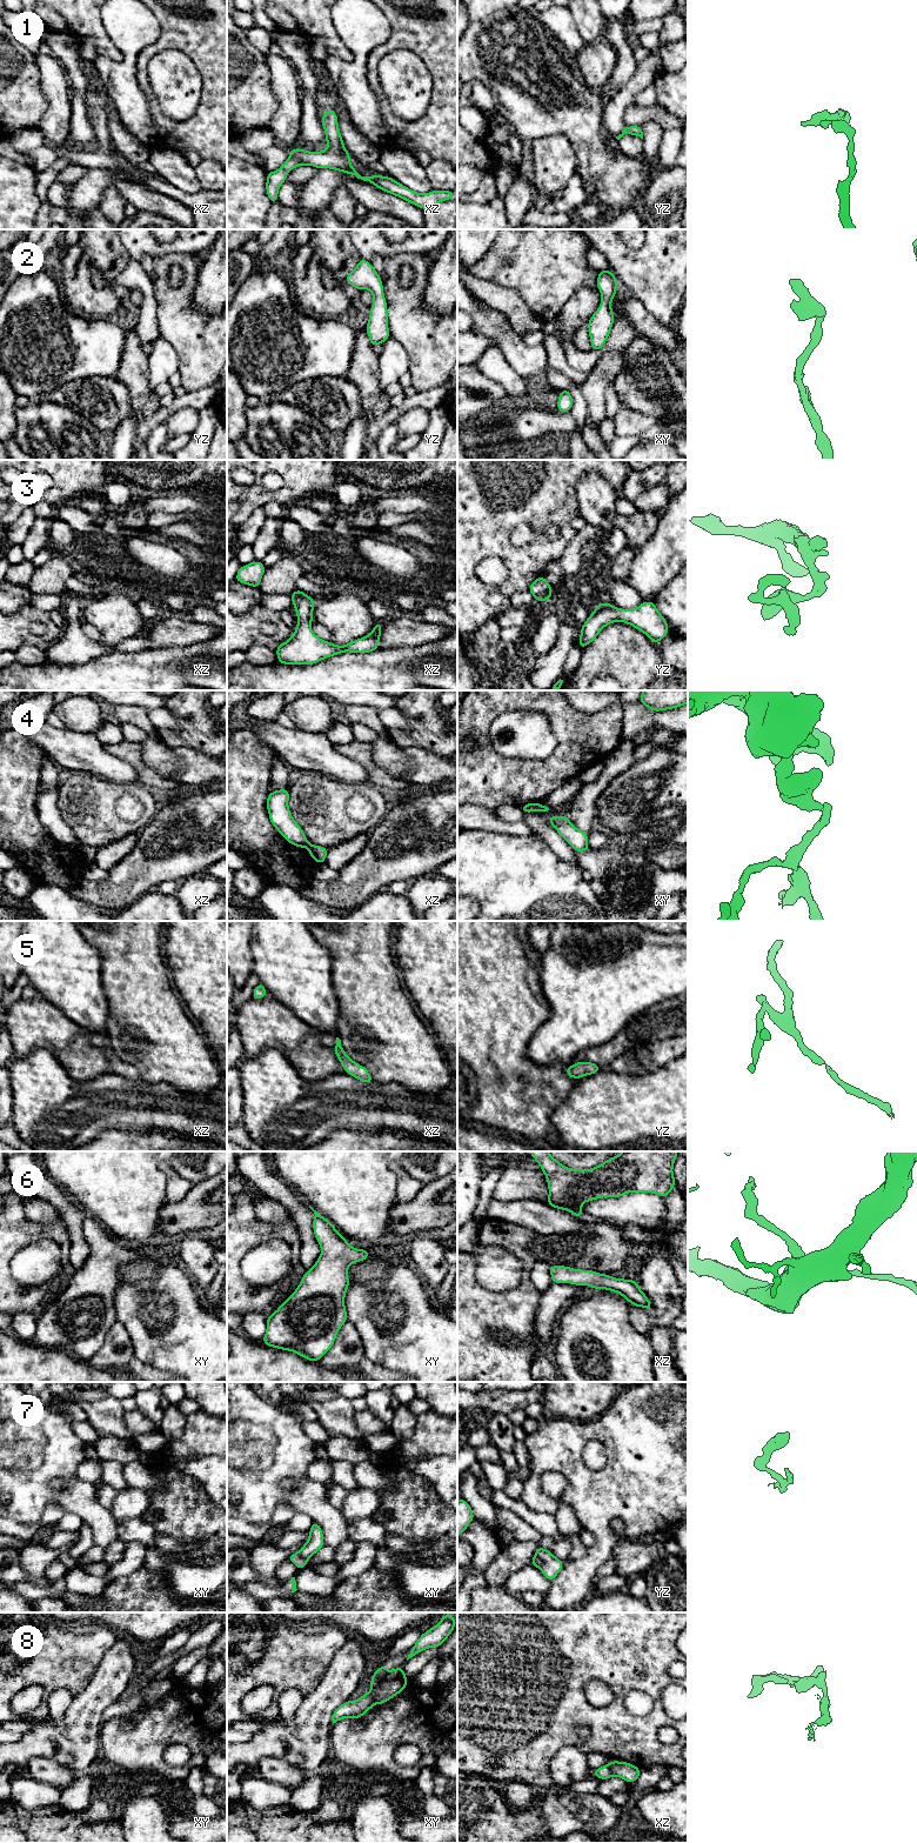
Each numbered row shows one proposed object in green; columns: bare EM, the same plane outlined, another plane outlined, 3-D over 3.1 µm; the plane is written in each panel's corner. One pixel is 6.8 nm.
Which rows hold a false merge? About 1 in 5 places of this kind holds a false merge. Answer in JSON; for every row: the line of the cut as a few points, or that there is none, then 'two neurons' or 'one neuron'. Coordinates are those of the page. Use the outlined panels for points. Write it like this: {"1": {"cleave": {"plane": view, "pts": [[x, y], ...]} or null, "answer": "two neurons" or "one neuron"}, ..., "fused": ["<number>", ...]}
{"1": {"cleave": null, "answer": "one neuron"}, "2": {"cleave": null, "answer": "one neuron"}, "3": {"cleave": null, "answer": "one neuron"}, "4": {"cleave": {"plane": "xz", "pts": [[310, 845], [307, 847]]}, "answer": "two neurons"}, "5": {"cleave": null, "answer": "one neuron"}, "6": {"cleave": null, "answer": "one neuron"}, "7": {"cleave": {"plane": "yz", "pts": [[535, 1555], [541, 1561], [541, 1568]]}, "answer": "two neurons"}, "8": {"cleave": {"plane": "xy", "pts": [[389, 1671], [372, 1690], [374, 1703]]}, "answer": "two neurons"}, "fused": ["4", "7", "8"]}

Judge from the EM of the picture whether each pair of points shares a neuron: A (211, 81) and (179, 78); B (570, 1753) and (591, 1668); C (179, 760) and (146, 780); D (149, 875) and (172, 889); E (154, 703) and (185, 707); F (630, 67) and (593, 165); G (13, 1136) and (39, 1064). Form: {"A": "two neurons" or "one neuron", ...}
{"A": "two neurons", "B": "two neurons", "C": "two neurons", "D": "two neurons", "E": "two neurons", "F": "two neurons", "G": "two neurons"}

